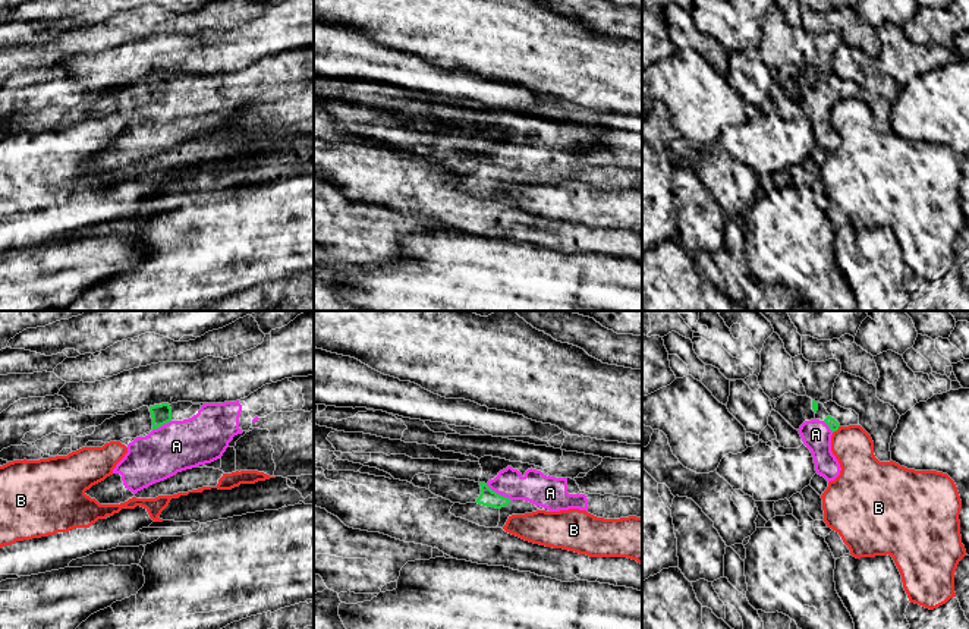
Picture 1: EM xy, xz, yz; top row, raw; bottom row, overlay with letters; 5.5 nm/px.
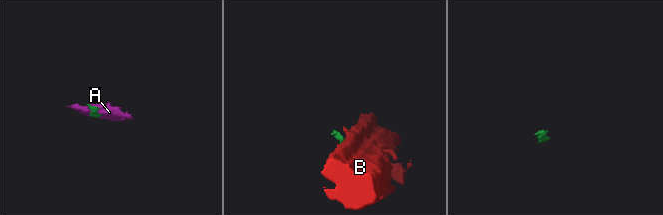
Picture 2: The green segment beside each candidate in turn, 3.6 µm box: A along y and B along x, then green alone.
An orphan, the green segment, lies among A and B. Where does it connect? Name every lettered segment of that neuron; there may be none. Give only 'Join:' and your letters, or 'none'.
Join: A

